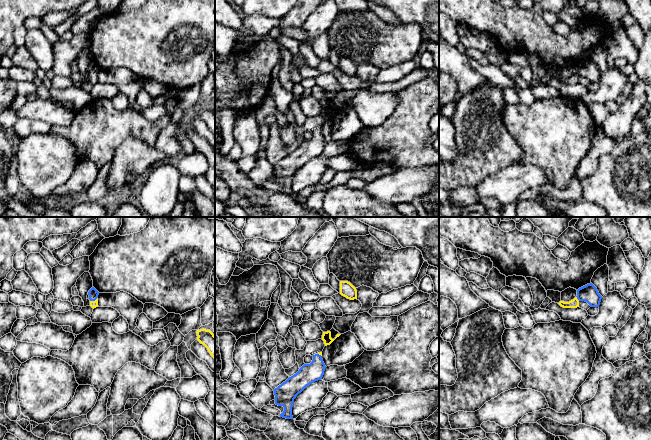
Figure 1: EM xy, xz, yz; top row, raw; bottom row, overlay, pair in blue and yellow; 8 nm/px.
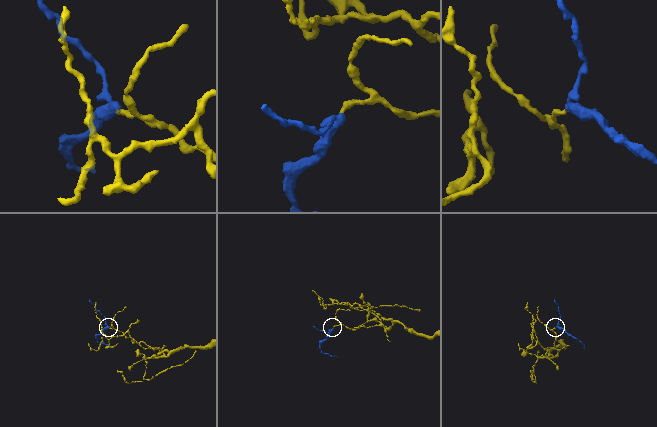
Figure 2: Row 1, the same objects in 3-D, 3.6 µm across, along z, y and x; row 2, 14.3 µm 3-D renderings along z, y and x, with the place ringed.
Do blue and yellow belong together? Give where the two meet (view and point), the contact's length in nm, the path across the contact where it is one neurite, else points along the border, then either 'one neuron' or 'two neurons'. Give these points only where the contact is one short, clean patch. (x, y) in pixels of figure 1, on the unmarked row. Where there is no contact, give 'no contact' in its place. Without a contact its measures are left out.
yz (577, 74) | 50 nm | across yz (588, 69), (584, 69), (577, 74), (574, 79) | one neuron

